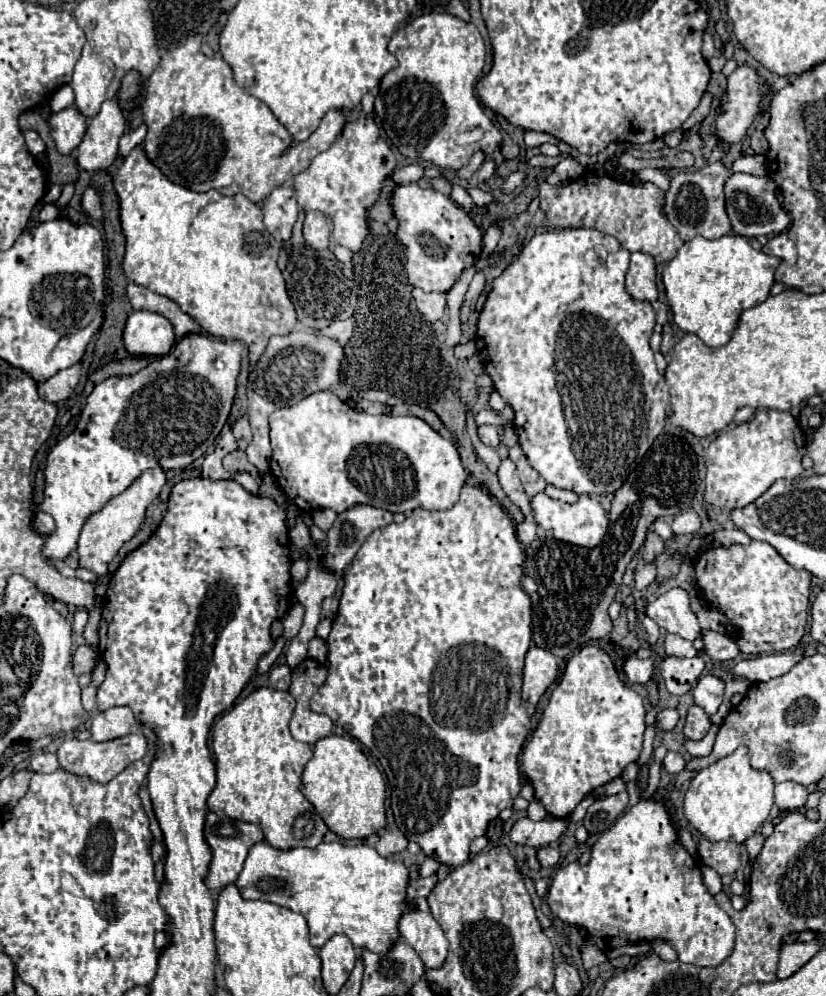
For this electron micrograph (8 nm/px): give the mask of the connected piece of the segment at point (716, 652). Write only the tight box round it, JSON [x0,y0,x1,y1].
[701,628,739,662]

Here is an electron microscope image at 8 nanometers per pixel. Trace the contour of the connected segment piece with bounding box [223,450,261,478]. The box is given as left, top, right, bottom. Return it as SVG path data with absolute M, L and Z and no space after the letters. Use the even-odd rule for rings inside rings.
M235 450L223 458L223 468L229 472L249 472L255 478L261 478L261 472L247 460L243 450Z

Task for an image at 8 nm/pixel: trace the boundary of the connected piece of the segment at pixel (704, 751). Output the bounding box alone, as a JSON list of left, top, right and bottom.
[685,726,719,756]

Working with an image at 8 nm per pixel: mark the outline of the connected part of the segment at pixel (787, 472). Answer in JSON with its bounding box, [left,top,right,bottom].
[705,410,805,510]

